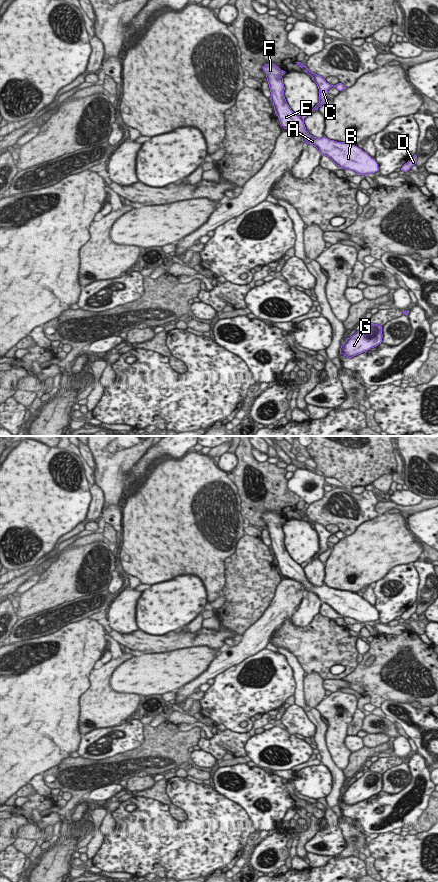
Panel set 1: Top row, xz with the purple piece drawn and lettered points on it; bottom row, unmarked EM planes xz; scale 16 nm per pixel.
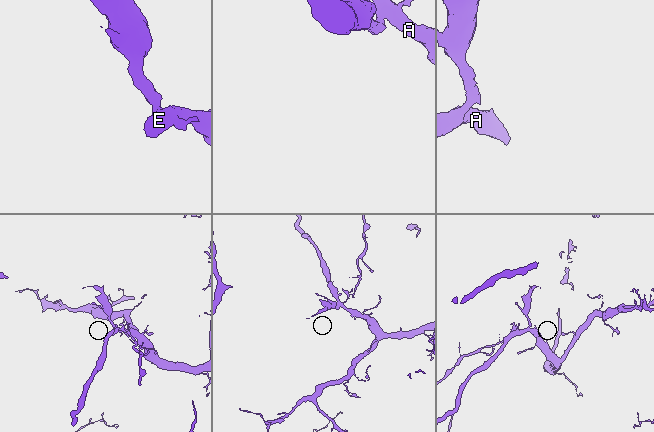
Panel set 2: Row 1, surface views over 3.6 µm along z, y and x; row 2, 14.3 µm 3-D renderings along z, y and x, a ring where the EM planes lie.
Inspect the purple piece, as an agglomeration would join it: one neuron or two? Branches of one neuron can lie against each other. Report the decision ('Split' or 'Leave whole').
Split.

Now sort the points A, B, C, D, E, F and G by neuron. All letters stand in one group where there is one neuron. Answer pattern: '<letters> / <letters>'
A B D E F G / C

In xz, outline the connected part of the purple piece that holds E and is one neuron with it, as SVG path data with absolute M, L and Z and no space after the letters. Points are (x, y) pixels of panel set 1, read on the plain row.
M265 512L263 518L271 540L270 548L284 577L300 582L305 587L305 591L315 594L321 602L329 605L340 616L353 618L358 623L368 623L379 619L375 607L357 594L310 583L306 578L304 568L301 568L286 550L282 526L286 520L274 512Z

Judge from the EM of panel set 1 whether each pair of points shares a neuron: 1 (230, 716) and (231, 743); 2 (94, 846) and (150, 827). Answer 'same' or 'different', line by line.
1: different
2: different

